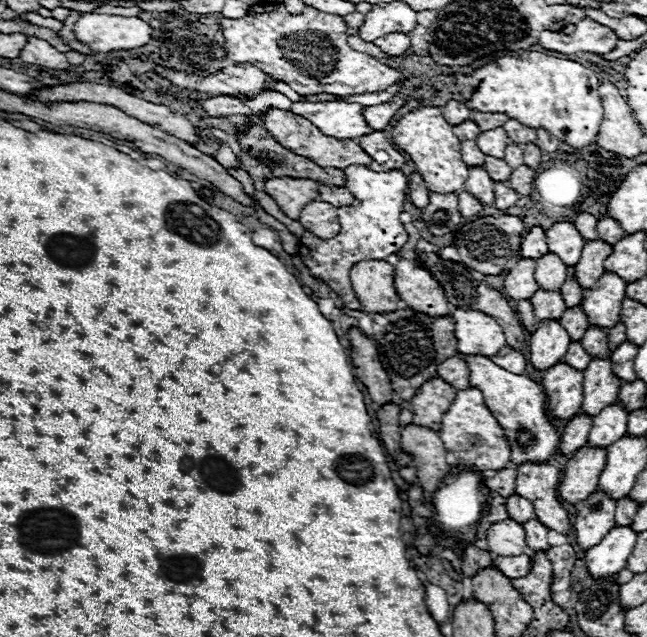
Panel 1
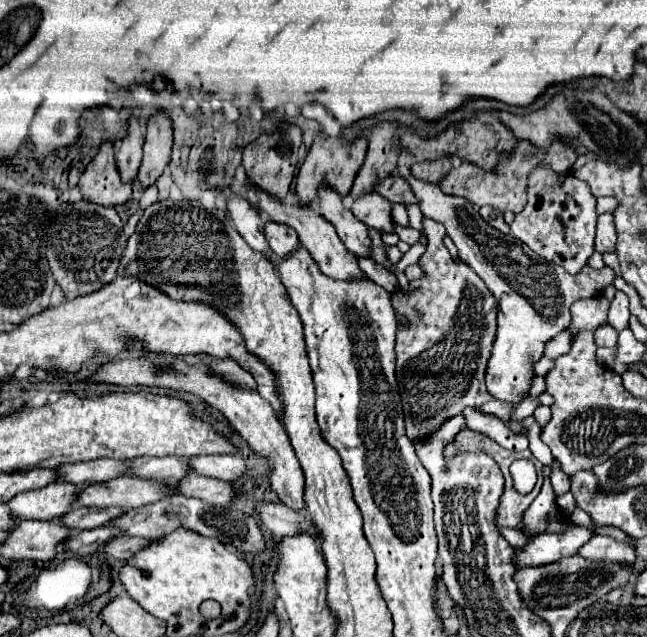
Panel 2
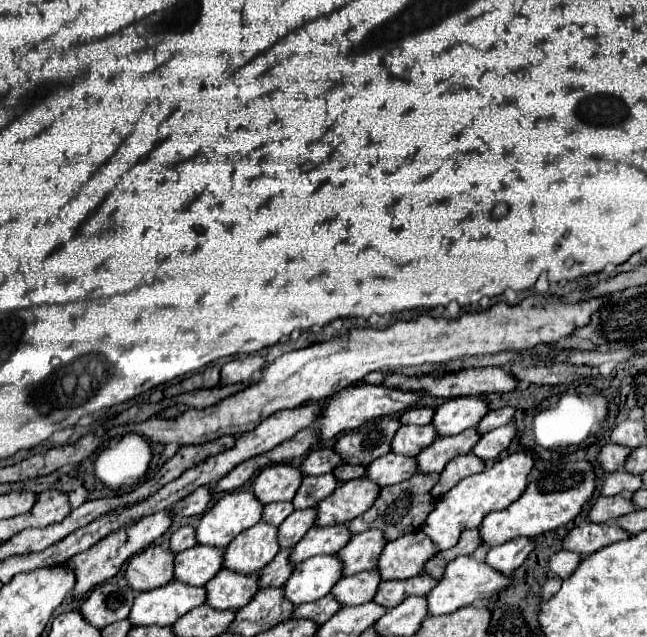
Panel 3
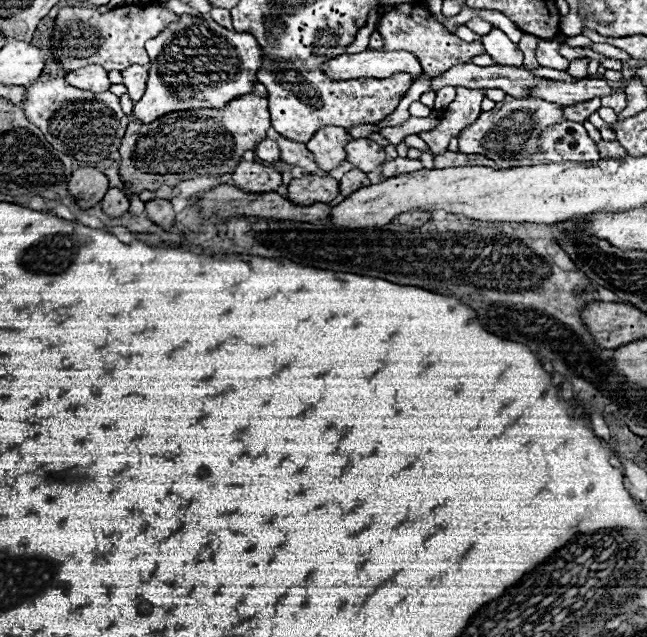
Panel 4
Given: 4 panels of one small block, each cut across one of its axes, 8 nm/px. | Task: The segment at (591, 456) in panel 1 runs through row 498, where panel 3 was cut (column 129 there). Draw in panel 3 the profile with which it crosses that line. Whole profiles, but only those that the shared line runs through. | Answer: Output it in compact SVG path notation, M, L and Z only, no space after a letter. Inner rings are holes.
M148 546L144 552L136 554L130 560L130 564L126 568L128 584L138 592L146 592L146 590L172 582L174 556L176 554L172 554L170 550L164 550L160 546Z

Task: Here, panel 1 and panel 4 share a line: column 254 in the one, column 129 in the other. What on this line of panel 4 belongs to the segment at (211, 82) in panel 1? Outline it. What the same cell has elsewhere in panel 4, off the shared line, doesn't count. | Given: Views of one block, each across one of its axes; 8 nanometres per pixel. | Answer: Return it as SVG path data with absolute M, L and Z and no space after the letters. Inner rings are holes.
M132 64L132 68L126 68L122 72L124 76L124 86L128 88L128 96L132 96L132 100L140 100L140 96L146 90L146 80L148 80L148 68Z

